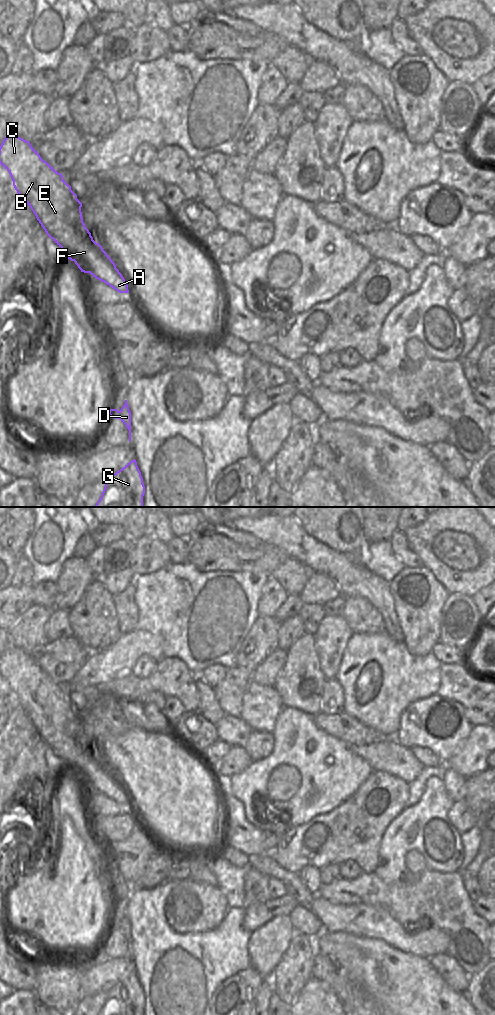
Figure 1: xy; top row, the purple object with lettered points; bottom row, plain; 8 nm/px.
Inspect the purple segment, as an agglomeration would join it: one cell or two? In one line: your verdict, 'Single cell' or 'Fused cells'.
Single cell

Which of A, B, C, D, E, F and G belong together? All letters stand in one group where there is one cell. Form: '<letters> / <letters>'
A B C D E F G

